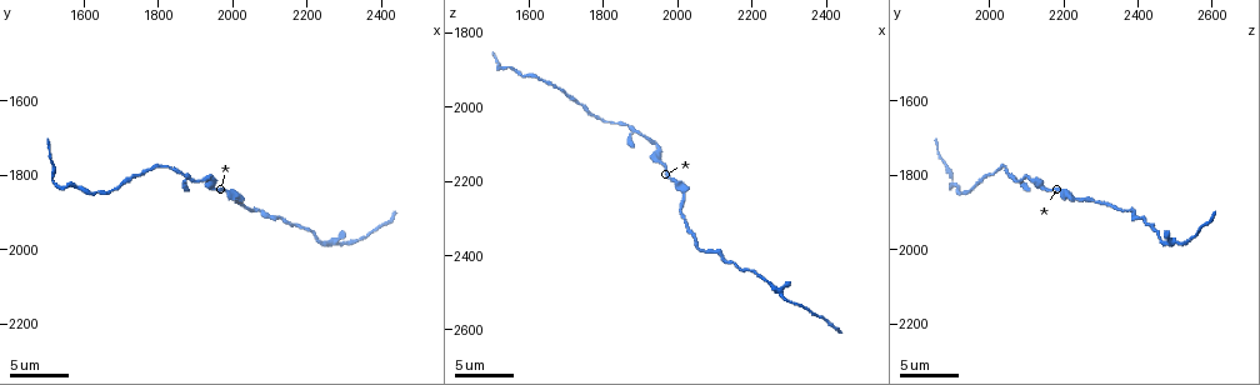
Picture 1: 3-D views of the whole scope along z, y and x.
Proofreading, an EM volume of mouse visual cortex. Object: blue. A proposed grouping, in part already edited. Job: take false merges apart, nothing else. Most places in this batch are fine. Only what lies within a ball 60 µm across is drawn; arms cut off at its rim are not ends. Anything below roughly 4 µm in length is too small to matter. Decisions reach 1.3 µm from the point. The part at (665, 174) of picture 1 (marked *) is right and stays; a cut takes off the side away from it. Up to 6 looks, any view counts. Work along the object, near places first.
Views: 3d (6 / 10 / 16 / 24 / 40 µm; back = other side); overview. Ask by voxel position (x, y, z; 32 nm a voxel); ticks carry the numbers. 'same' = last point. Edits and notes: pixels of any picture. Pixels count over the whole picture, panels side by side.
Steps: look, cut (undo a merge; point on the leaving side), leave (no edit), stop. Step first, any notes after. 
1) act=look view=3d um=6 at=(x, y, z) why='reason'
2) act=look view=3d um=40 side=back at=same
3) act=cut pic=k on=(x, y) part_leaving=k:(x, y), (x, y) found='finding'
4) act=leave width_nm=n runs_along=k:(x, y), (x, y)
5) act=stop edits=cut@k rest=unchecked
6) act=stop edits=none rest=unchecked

act=look view=3d um=6 at=(2060, 1890, 2390) why='sudden change in width'

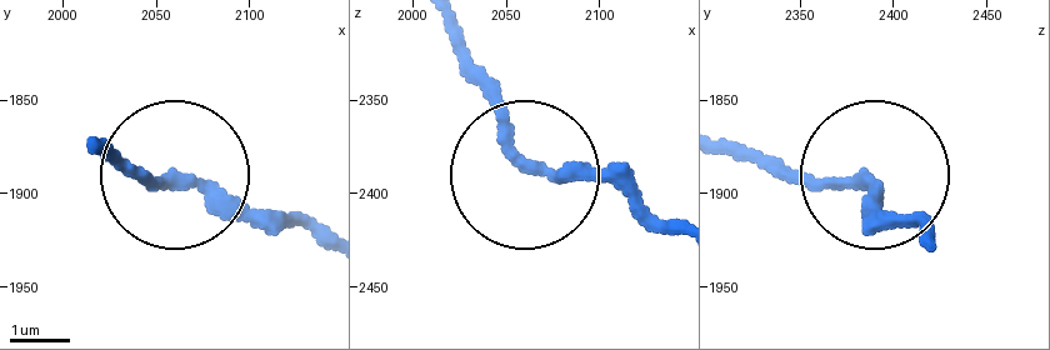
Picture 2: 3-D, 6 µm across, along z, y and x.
act=leave found='one neuron here'

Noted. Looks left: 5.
act=look view=3d um=16 at=(1940, 1800, 2100) why='calibre changes'

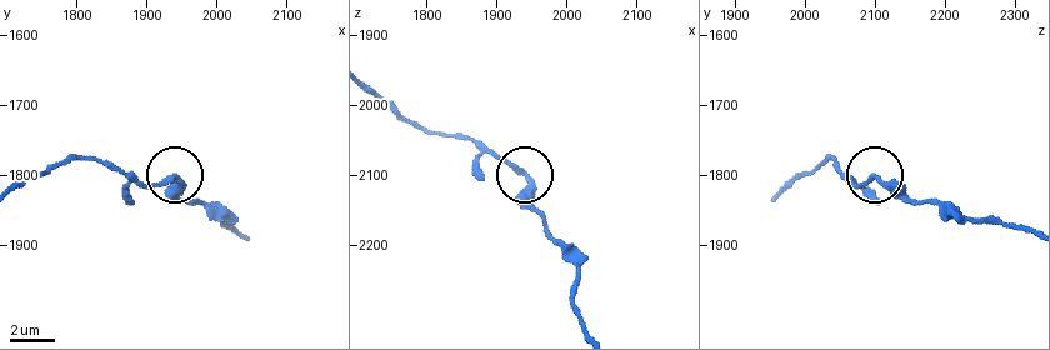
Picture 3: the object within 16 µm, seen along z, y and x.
act=look view=3d um=16 side=back at=(1940, 1805, 2105)

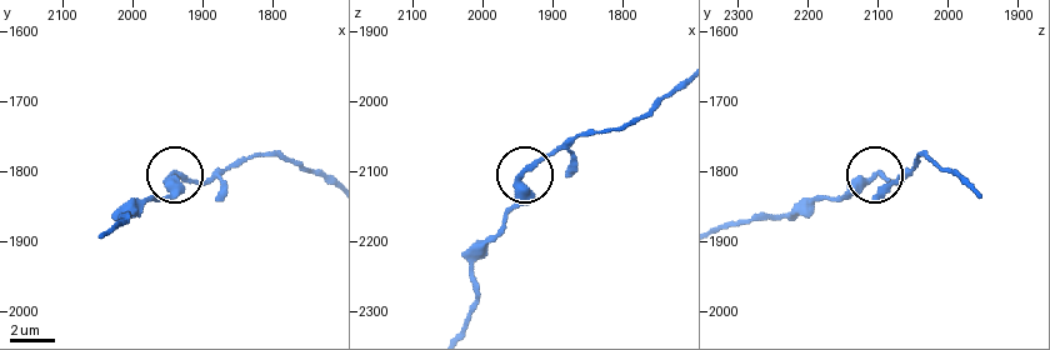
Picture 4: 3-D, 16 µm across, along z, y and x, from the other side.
act=leave found='all the same neuron'

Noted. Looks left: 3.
act=look view=3d um=10 at=(2300, 1980, 2520) why='calibre changes'

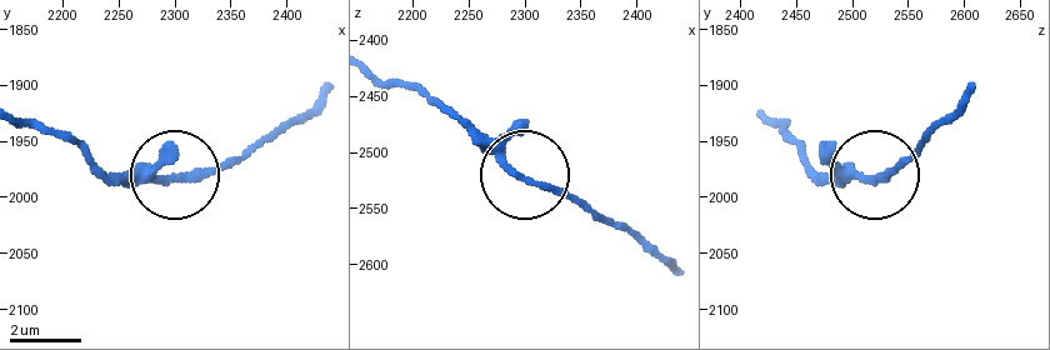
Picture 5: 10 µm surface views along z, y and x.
act=leave found='one neuron here'

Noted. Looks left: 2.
act=stop edits=none rest=unchecked

